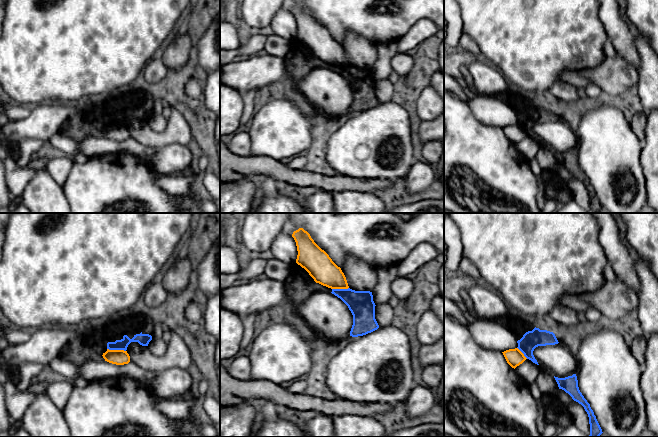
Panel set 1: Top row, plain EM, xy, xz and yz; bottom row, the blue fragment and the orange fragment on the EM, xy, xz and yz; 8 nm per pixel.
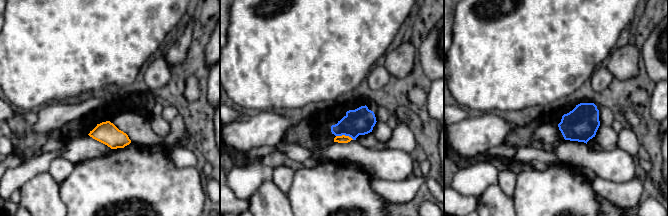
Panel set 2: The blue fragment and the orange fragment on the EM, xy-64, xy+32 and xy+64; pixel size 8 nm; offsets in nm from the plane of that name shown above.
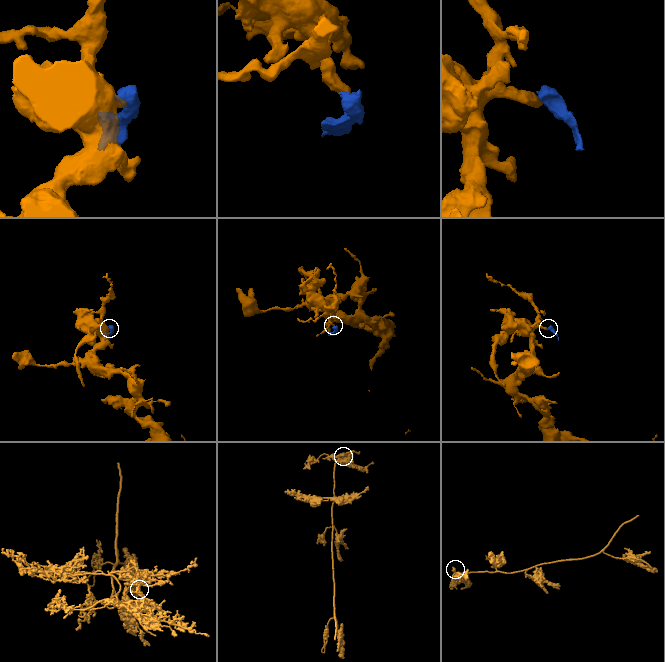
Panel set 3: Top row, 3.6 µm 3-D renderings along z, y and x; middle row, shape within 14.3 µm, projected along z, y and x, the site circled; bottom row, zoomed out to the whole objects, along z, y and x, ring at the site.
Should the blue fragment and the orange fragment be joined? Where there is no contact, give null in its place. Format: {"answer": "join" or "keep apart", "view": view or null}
{"answer": "keep apart", "view": "xy"}

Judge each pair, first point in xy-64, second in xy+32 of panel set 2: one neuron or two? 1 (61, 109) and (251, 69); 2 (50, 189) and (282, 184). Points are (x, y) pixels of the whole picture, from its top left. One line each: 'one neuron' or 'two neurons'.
1: two neurons
2: two neurons

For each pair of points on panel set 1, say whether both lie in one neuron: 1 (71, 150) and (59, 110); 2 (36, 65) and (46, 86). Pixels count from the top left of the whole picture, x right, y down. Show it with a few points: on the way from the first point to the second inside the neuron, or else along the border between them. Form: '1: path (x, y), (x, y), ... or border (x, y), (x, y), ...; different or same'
1: border (59, 131), (48, 141); different
2: path (40, 70), (40, 74), (46, 81); same

